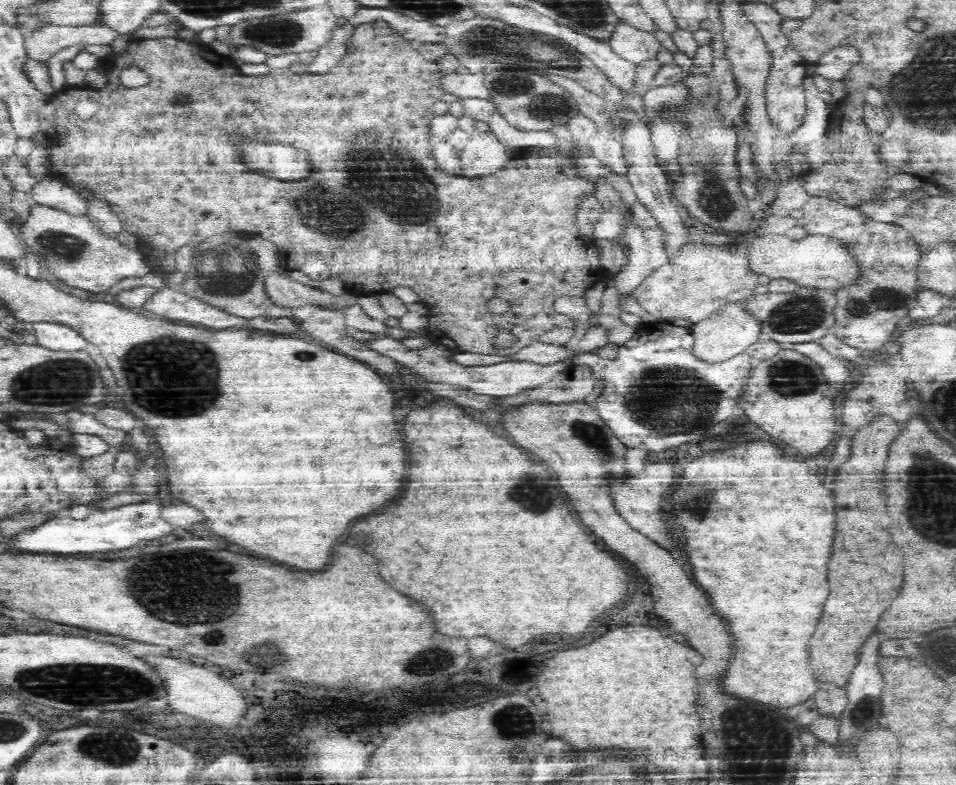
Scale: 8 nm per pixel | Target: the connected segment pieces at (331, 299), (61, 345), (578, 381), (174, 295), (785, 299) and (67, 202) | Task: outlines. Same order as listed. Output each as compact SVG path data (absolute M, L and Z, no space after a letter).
M270 274L266 278L266 292L270 298L282 306L297 308L304 304L316 304L324 307L350 307L358 300L357 297L350 294L334 296L325 288L319 286L310 286L293 278Z
M40 322L33 324L32 332L36 337L37 345L52 352L86 352L94 362L96 356L100 358L99 349L72 327Z
M572 364L567 371L558 373L554 380L515 395L501 397L505 406L526 404L532 400L544 402L584 401L593 390L597 375L589 364Z
M164 287L159 289L144 308L167 320L184 320L184 324L204 324L212 328L242 328L250 319L234 315L220 308L199 301L177 290Z
M798 284L790 292L754 294L745 301L748 311L760 319L763 332L769 340L775 340L783 346L802 343L816 343L820 338L830 334L830 328L835 325L834 317L837 296L832 289L802 286Z
M43 180L36 188L32 188L31 196L34 204L58 208L72 215L86 215L85 199L66 183L60 180Z

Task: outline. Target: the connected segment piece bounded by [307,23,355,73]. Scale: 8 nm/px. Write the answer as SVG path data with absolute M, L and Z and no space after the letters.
M350 24L336 27L326 45L317 49L318 56L308 64L308 73L327 73L347 53L347 42L353 35L355 27Z

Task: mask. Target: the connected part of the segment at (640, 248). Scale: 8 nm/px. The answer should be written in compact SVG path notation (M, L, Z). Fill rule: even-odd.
M598 178L595 181L595 198L603 208L603 215L600 217L594 235L596 239L614 241L614 244L624 249L624 262L620 270L615 273L615 283L621 295L628 295L640 282L644 282L655 270L666 264L668 261L667 241L668 231L661 226L654 228L642 228L633 219L631 207L622 199L622 193L618 187L614 188L614 182L610 178Z

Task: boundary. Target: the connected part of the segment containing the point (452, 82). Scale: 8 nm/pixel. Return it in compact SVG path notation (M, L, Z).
M448 72L443 75L442 87L448 94L463 98L483 98L487 101L492 100L490 93L484 85L484 73L460 74L460 72Z

